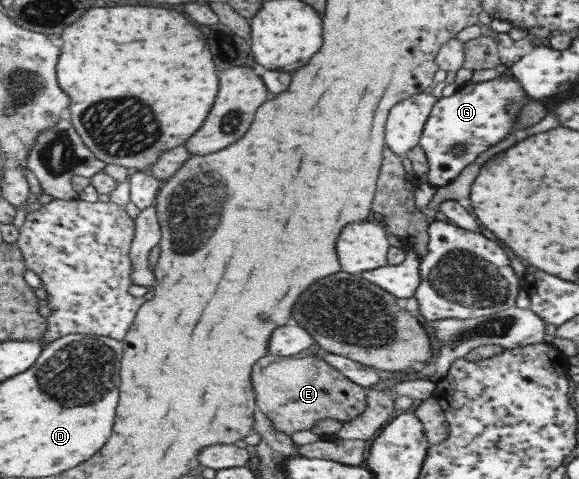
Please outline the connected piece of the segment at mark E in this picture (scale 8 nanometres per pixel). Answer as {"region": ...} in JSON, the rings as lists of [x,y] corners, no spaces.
{"region":[[[305,353],[279,356],[265,355],[251,367],[256,410],[263,413],[276,432],[290,437],[294,431],[309,430],[315,421],[324,419],[348,422],[359,416],[366,407],[366,392],[360,385],[341,375],[324,359]]]}

